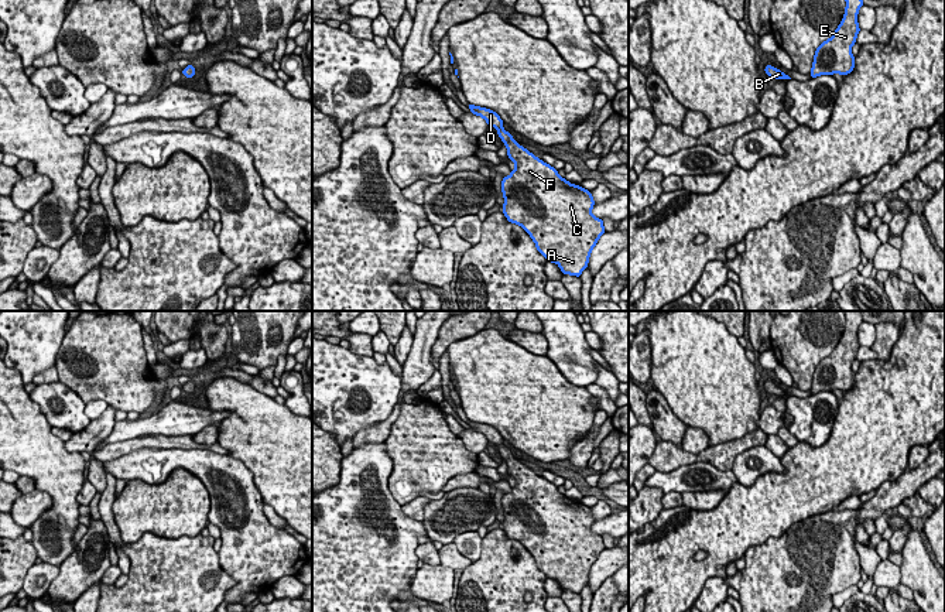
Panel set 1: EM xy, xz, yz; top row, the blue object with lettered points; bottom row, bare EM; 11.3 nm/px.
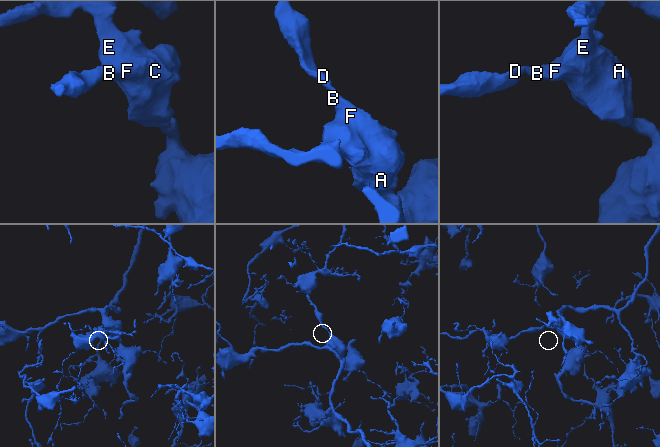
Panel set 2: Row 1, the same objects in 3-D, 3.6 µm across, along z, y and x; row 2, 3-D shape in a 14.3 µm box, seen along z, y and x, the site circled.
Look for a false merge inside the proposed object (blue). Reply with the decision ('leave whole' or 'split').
leave whole

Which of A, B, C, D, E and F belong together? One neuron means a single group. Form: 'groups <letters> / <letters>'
groups A B C D E F

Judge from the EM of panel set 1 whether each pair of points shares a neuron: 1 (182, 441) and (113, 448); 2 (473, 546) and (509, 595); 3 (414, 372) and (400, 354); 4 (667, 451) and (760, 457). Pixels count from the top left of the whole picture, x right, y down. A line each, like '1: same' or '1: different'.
1: same
2: different
3: different
4: different

